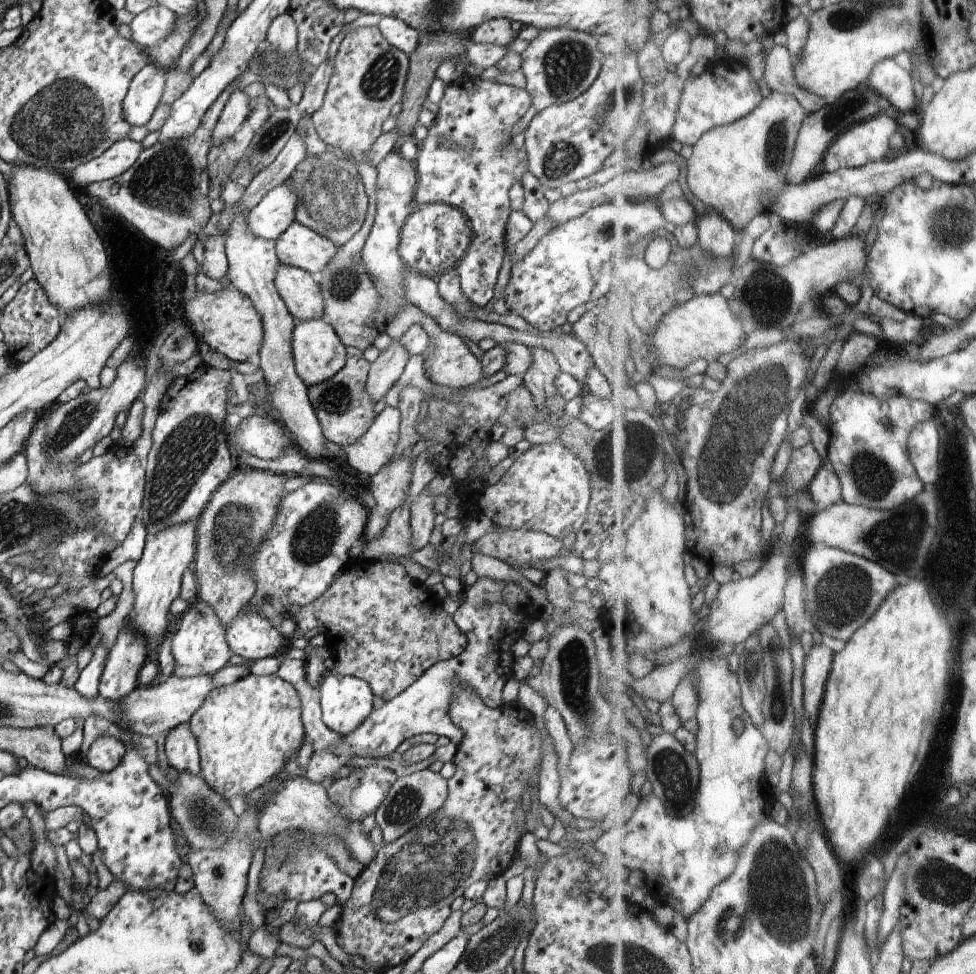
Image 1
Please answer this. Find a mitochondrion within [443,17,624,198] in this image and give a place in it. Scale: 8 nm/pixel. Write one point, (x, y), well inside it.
(566, 63)

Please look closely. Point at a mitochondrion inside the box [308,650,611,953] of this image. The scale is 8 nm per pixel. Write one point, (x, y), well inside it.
(422, 872)

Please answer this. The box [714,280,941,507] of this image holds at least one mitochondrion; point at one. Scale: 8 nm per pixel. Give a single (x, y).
(873, 477)

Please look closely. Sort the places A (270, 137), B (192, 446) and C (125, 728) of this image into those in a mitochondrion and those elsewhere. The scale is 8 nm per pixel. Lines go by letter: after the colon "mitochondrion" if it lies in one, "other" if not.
A: mitochondrion
B: mitochondrion
C: other

